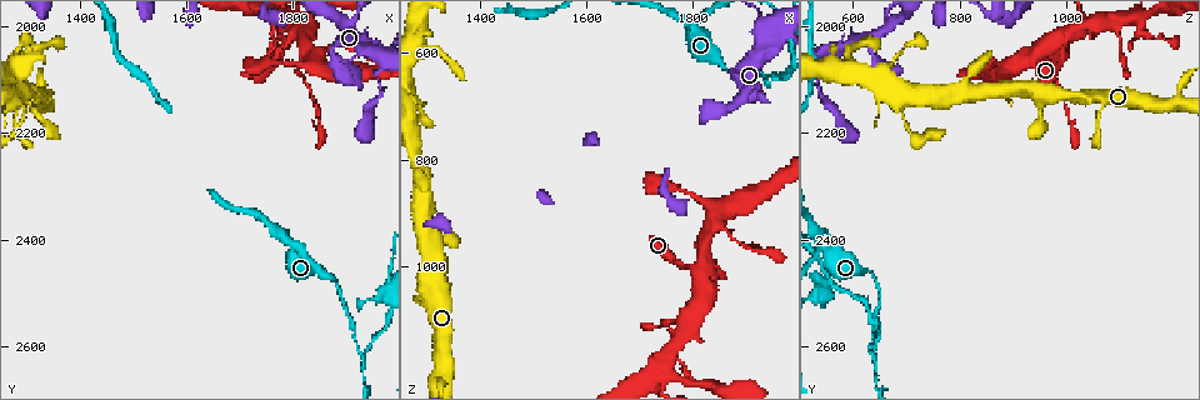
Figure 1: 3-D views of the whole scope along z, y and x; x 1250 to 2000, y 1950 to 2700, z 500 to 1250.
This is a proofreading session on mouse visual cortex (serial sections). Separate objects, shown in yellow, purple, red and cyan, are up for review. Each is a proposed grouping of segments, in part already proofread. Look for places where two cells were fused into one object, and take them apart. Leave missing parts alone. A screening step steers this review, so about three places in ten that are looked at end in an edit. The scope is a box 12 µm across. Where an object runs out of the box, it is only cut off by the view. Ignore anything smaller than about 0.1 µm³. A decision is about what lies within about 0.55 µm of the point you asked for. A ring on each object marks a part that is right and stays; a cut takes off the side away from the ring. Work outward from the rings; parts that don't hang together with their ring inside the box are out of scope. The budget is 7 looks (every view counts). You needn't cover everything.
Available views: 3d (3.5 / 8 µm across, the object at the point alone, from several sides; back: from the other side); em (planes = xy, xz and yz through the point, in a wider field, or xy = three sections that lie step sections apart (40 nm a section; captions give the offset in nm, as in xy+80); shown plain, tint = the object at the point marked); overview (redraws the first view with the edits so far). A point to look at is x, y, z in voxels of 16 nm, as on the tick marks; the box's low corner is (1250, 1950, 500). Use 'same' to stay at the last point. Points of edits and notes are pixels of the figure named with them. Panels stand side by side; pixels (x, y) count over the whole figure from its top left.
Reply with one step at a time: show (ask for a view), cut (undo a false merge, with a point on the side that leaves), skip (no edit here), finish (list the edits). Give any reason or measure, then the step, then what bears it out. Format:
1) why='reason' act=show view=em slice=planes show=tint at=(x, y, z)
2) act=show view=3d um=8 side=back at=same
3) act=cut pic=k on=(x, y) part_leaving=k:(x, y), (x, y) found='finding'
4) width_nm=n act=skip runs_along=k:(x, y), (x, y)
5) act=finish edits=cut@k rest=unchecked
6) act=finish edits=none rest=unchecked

why='sudden change in width' act=show view=3d um=3.5 at=(1860, 2040, 930)

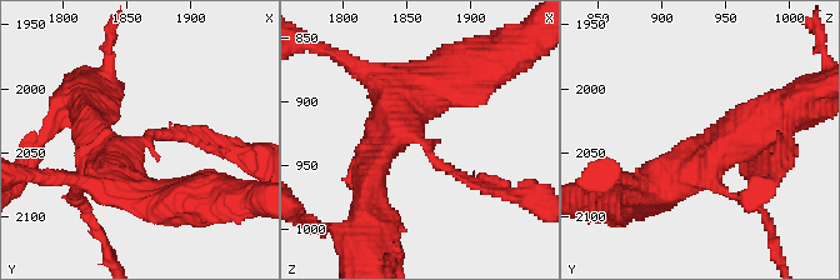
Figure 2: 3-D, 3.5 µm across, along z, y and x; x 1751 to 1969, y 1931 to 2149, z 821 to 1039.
arm_widths_nm=150,400 why='need the tissue' act=show view=em slice=xy step=1 show=tint at=(1864, 2040, 934)

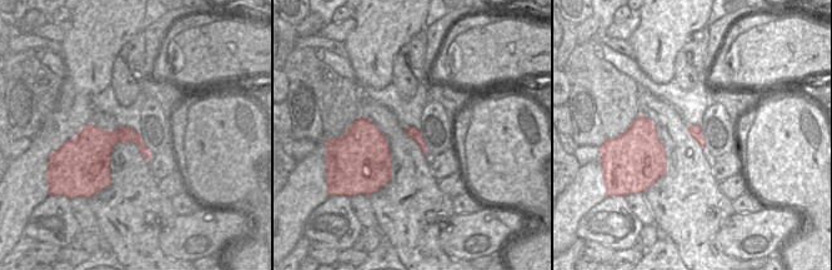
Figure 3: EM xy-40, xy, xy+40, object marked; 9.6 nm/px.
act=skip found='all the same cell'

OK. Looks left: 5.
why='thin arm on a thick one' act=show view=3d um=3.5 at=(1945, 2045, 550)

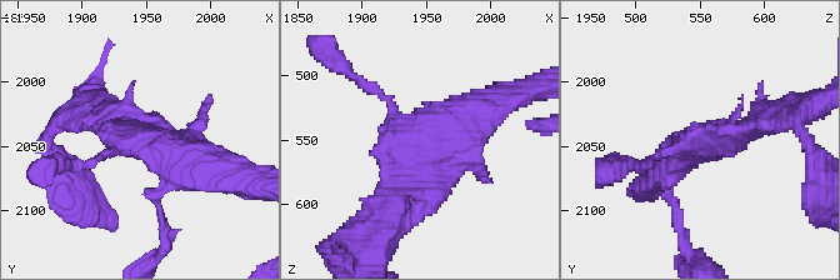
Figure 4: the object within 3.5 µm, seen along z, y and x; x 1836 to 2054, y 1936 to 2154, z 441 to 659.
why='now the EM' act=show view=em slice=xy step=5 show=tint at=(1948, 2048, 550)

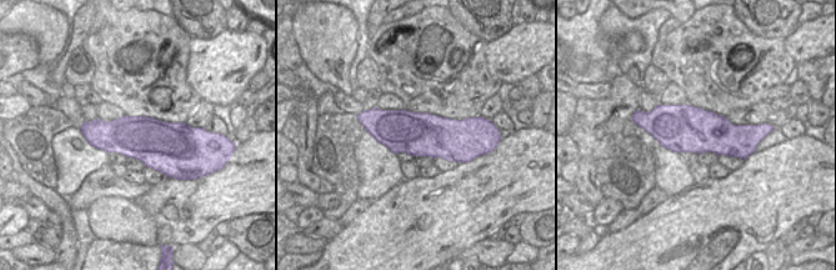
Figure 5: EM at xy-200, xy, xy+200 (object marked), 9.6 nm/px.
act=skip runs_along=4:(769, 116), (681, 150), (669, 196) found='all the same cell'

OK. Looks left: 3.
act=show view=3d um=3.5 at=(1865, 2460, 635)

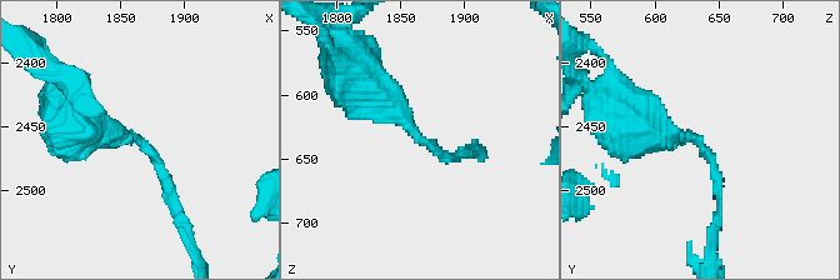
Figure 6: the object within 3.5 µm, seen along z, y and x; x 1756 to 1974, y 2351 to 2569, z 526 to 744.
why='need the tissue' act=show view=em slice=xy step=1 show=tint at=(1866, 2462, 636)

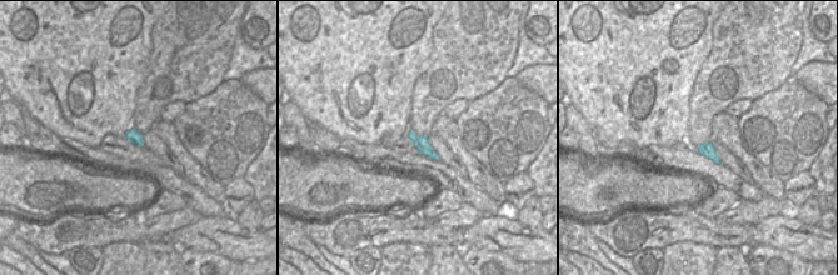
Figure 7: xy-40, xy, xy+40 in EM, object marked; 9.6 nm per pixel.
why='cut it another way' act=show view=em slice=xy step=3 show=tint at=same

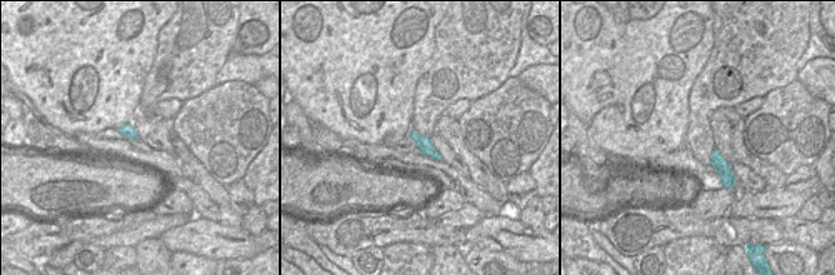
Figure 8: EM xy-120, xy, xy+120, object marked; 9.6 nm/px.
act=skip runs_along=6:(80, 130), (138, 138), (180, 210) found='continuous, no second cell'

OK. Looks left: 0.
act=finish edits=none rest=unchecked

